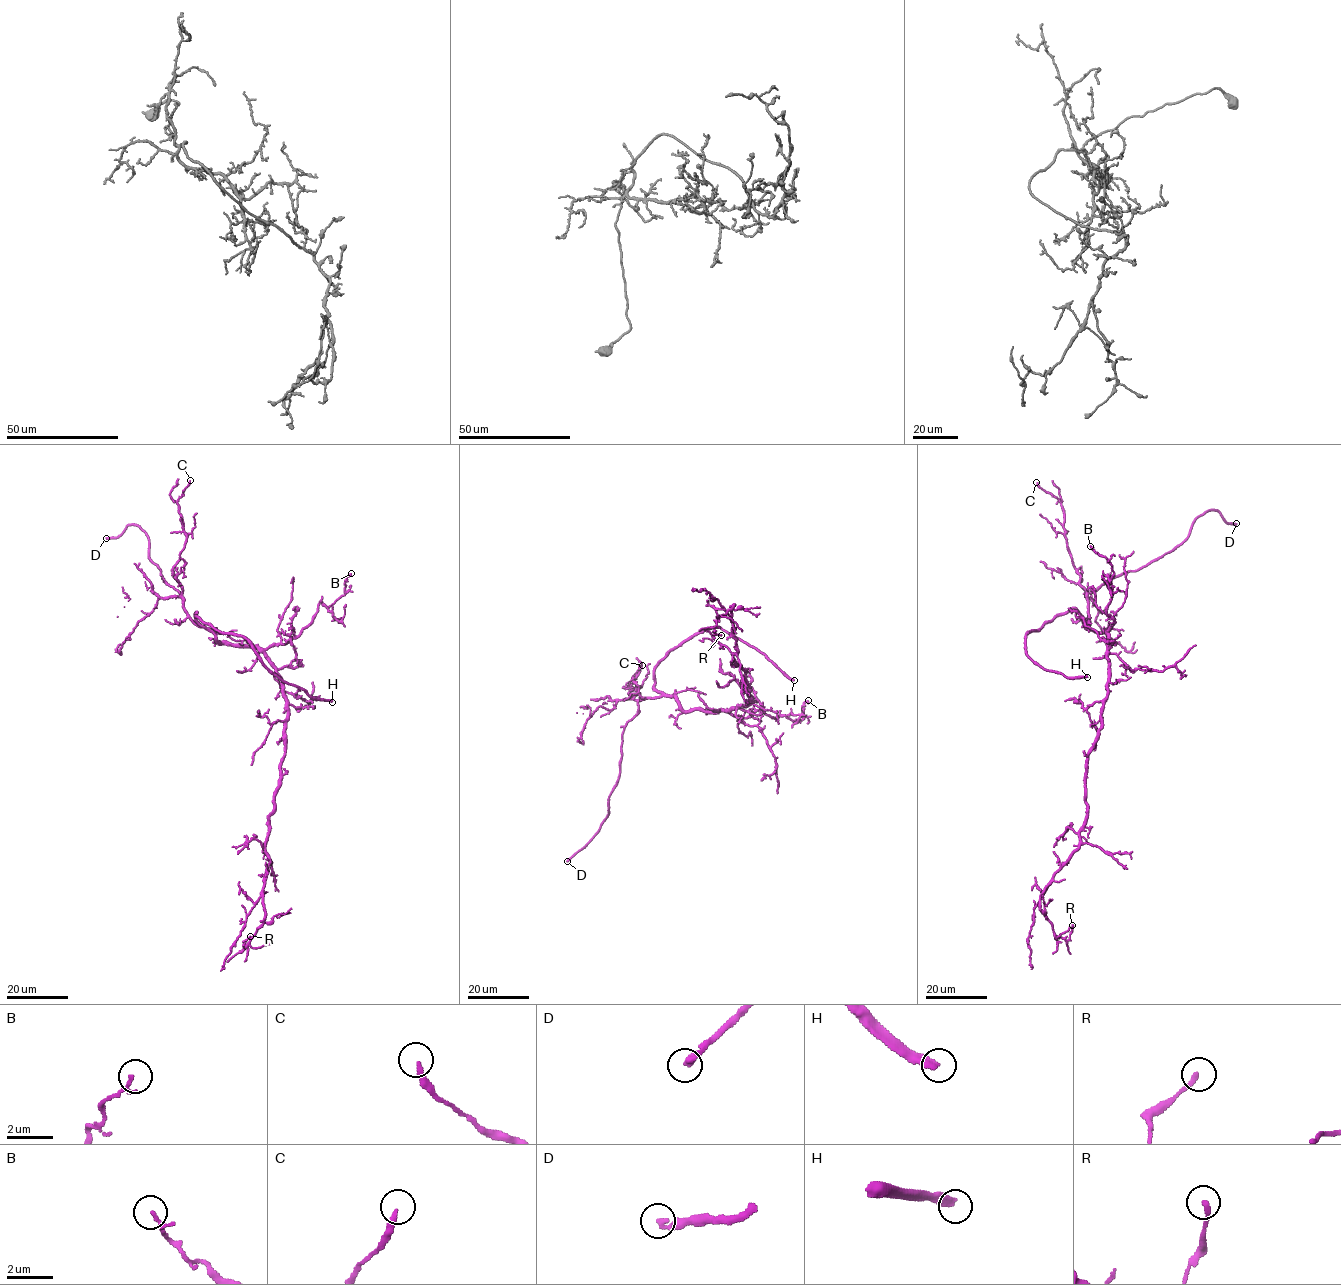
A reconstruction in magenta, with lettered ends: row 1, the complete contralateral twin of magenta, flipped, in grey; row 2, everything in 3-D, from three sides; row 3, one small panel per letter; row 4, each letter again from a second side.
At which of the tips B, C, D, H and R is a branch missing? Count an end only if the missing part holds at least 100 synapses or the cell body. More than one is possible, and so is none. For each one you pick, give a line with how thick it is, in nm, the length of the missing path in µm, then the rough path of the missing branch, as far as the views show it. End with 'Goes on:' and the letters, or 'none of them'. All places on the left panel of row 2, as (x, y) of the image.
D: 240 nm thick; about 20 µm are missing
H: 340 nm thick; about 160 µm are missing; missing branch runs (332, 702), (339, 704), (404, 777), (397, 795), (412, 857), (394, 894), (390, 883), (401, 799)
Goes on: D, H

